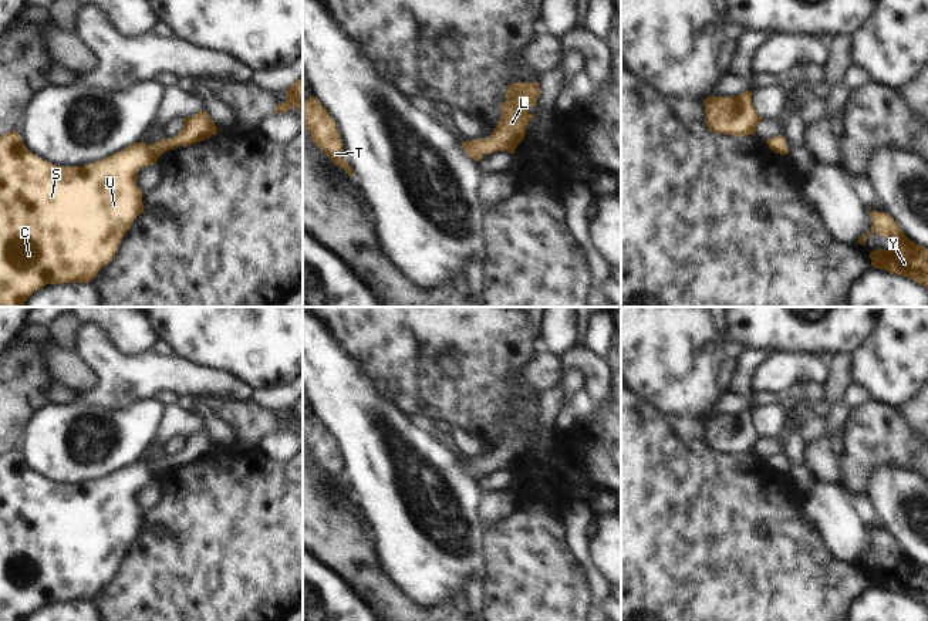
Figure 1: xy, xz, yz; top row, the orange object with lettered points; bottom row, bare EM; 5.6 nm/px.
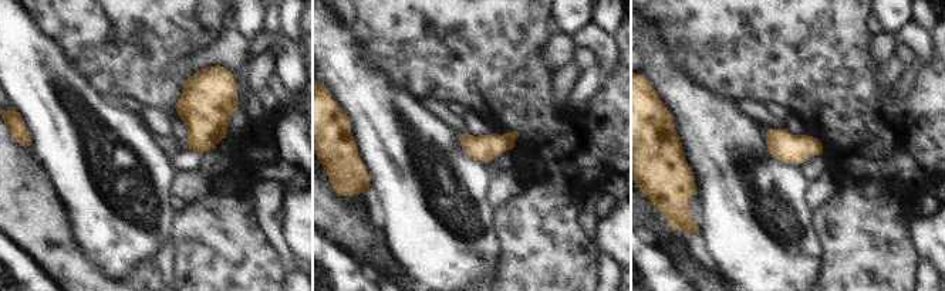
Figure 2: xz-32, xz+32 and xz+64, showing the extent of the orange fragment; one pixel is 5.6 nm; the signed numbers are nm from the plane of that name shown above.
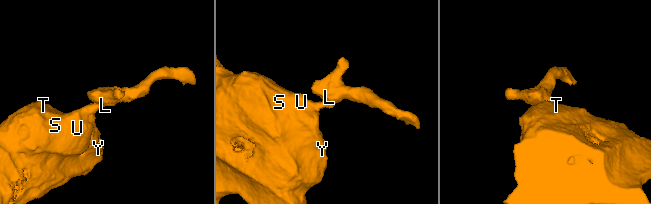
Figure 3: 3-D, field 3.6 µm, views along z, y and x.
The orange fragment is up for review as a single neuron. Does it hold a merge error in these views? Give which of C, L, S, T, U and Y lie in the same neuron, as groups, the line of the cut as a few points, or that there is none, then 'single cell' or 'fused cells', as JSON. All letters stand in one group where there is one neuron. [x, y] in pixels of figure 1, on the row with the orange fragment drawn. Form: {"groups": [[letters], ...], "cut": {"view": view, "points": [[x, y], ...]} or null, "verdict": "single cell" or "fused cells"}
{"groups": [["C", "L", "S", "T", "U", "Y"]], "cut": null, "verdict": "single cell"}

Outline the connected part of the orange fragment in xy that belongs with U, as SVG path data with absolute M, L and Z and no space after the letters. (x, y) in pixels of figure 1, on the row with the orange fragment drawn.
M206 111L183 118L183 129L172 139L148 145L136 142L102 161L84 166L57 166L30 152L18 131L0 136L0 307L24 307L26 300L45 284L90 283L107 266L132 222L144 212L136 186L141 168L176 146L189 146L217 134Z

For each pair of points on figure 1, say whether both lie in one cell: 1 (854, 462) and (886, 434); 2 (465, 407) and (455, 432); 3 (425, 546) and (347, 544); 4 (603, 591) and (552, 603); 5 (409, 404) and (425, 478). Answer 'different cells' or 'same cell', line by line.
1: same cell
2: different cells
3: different cells
4: different cells
5: different cells

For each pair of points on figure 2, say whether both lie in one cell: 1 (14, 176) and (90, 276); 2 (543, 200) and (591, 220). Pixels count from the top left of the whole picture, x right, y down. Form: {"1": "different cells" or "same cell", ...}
{"1": "same cell", "2": "different cells"}

